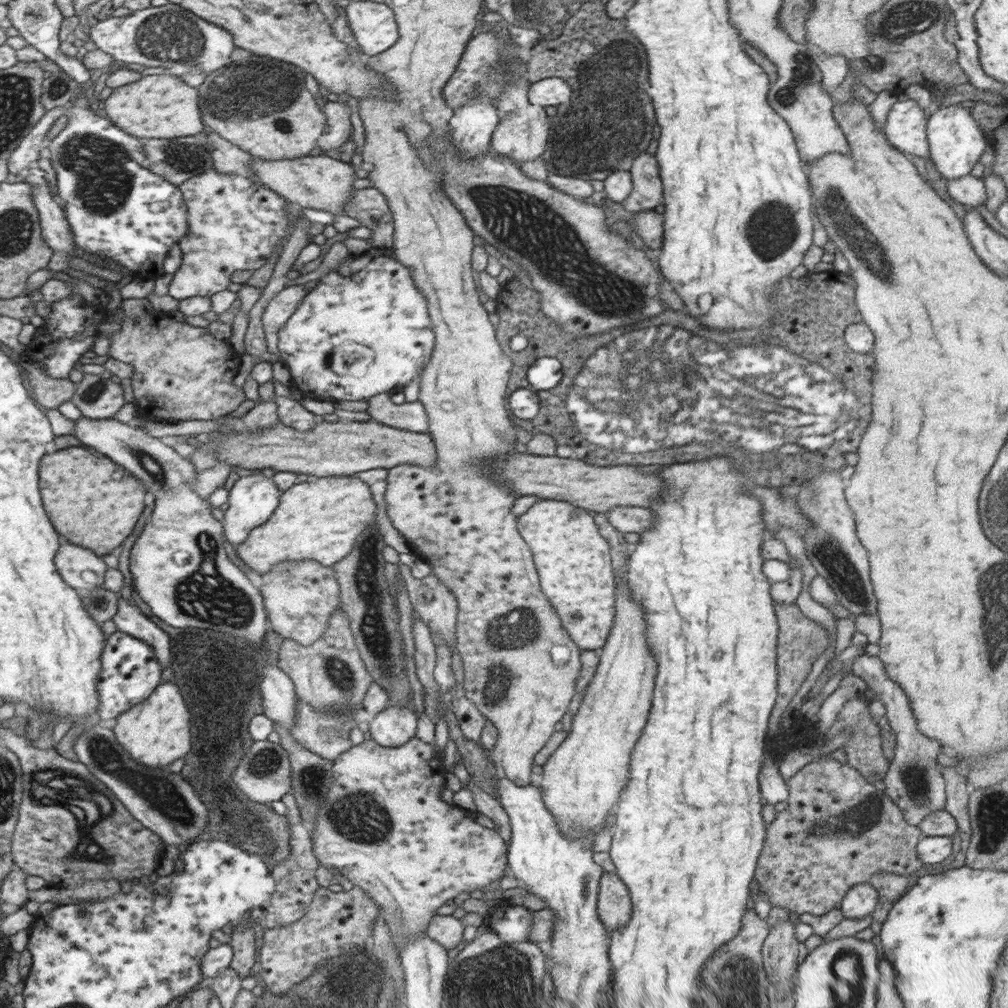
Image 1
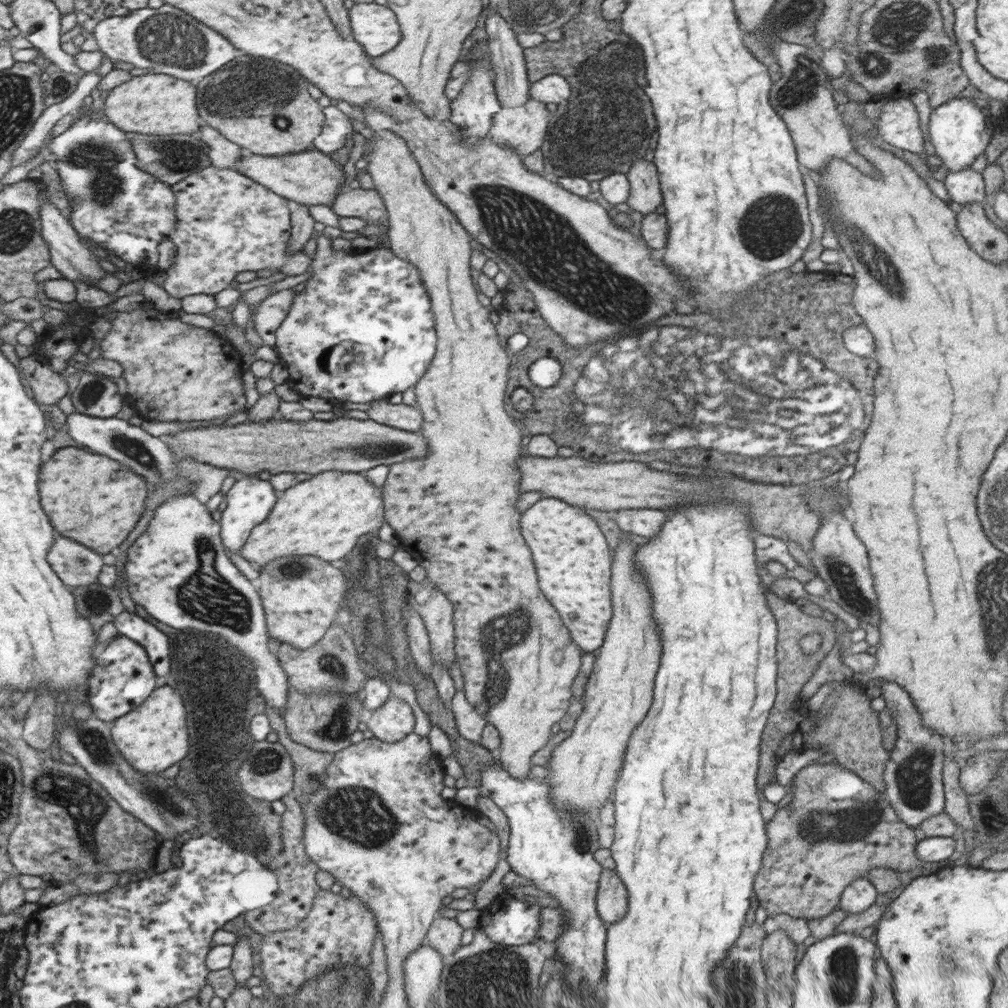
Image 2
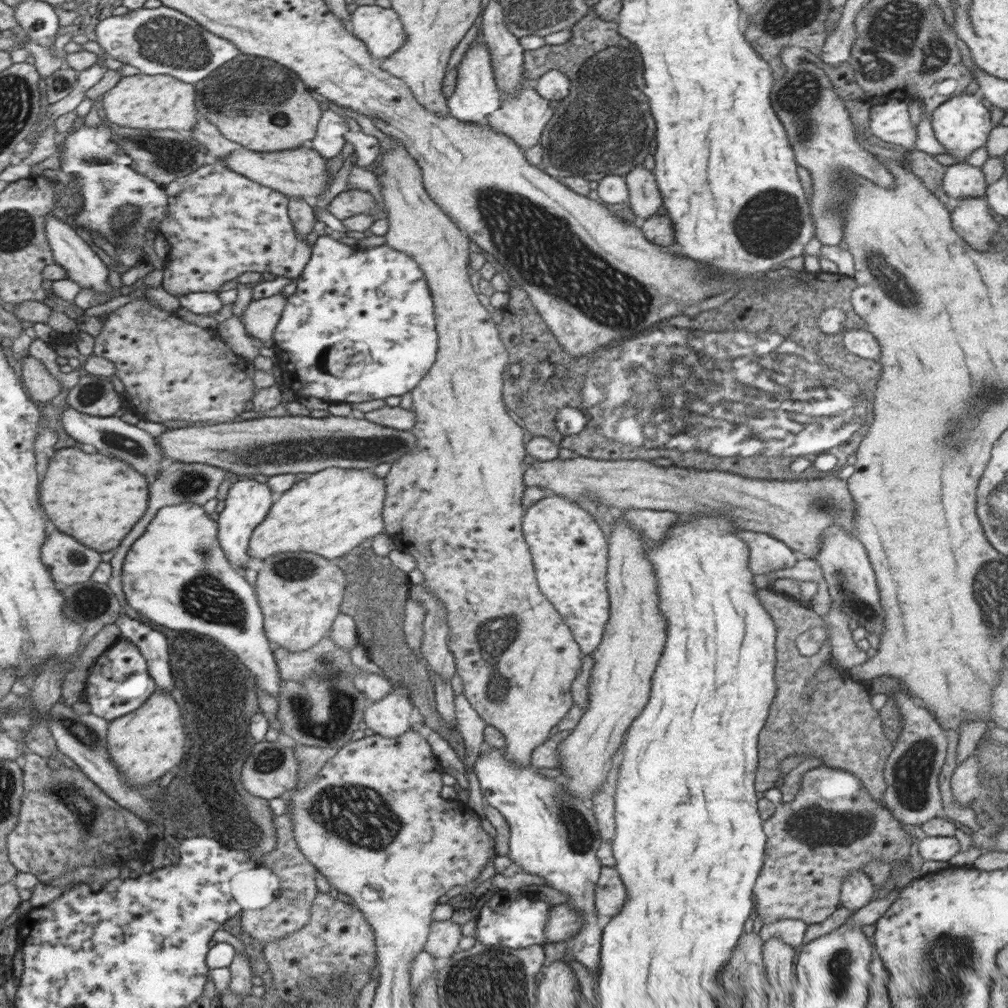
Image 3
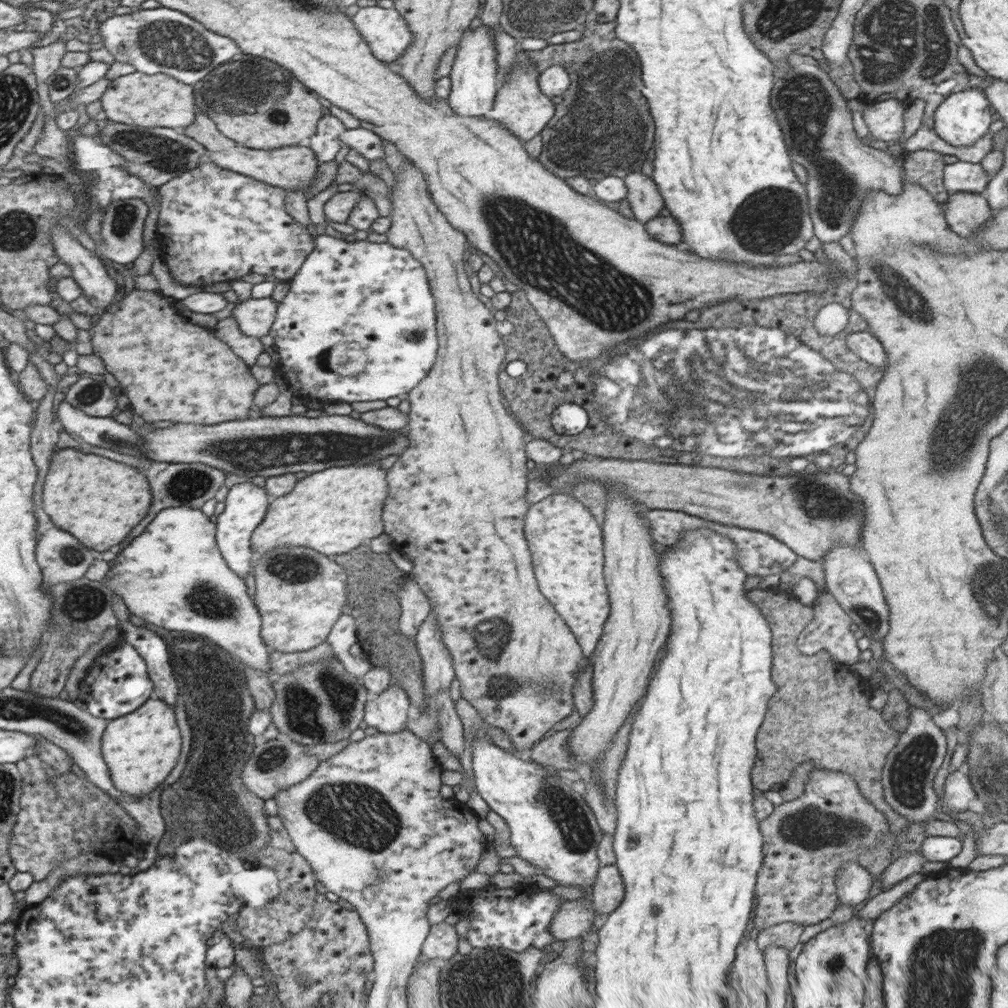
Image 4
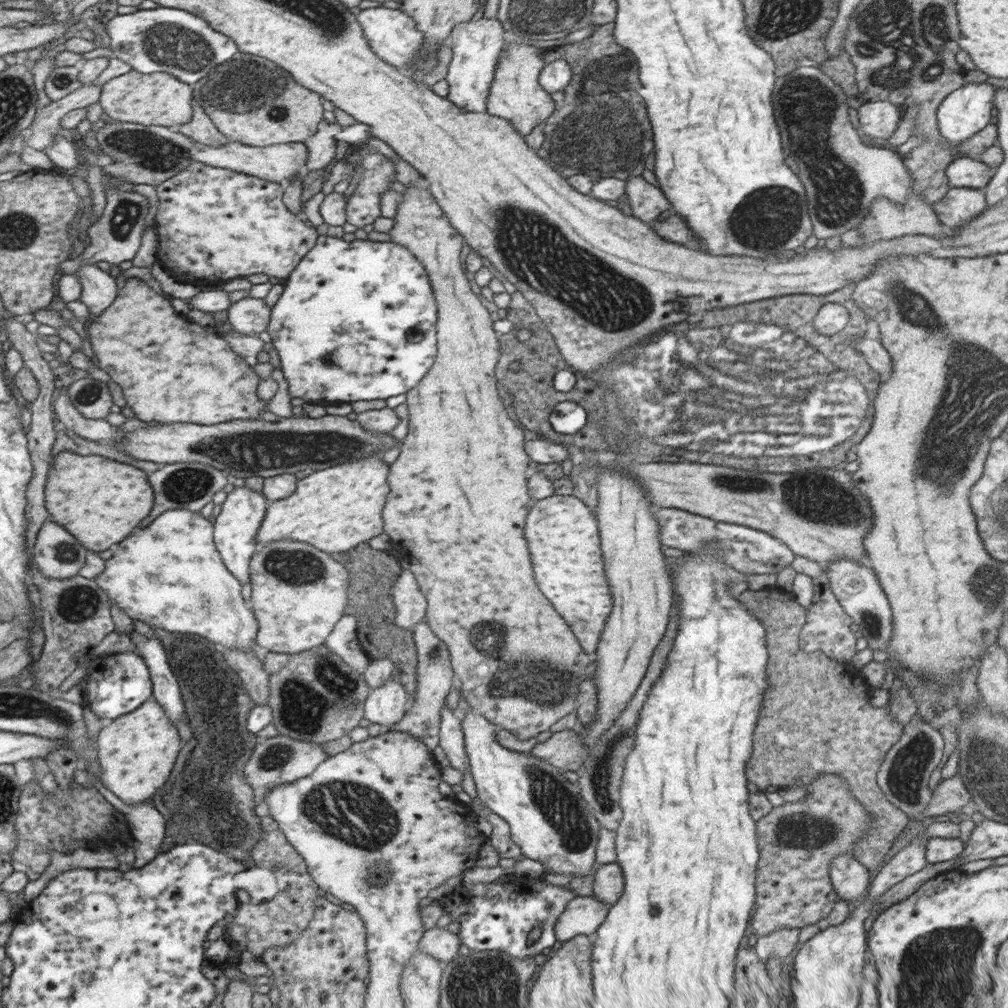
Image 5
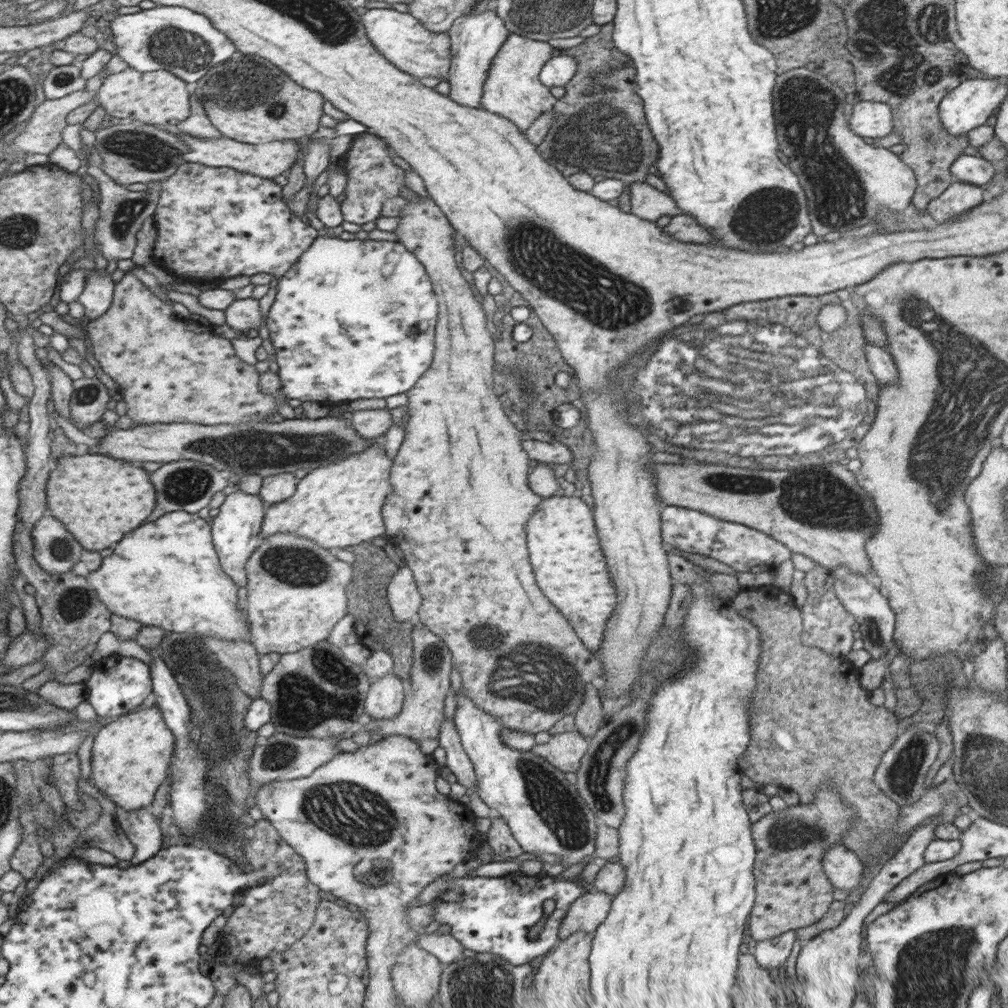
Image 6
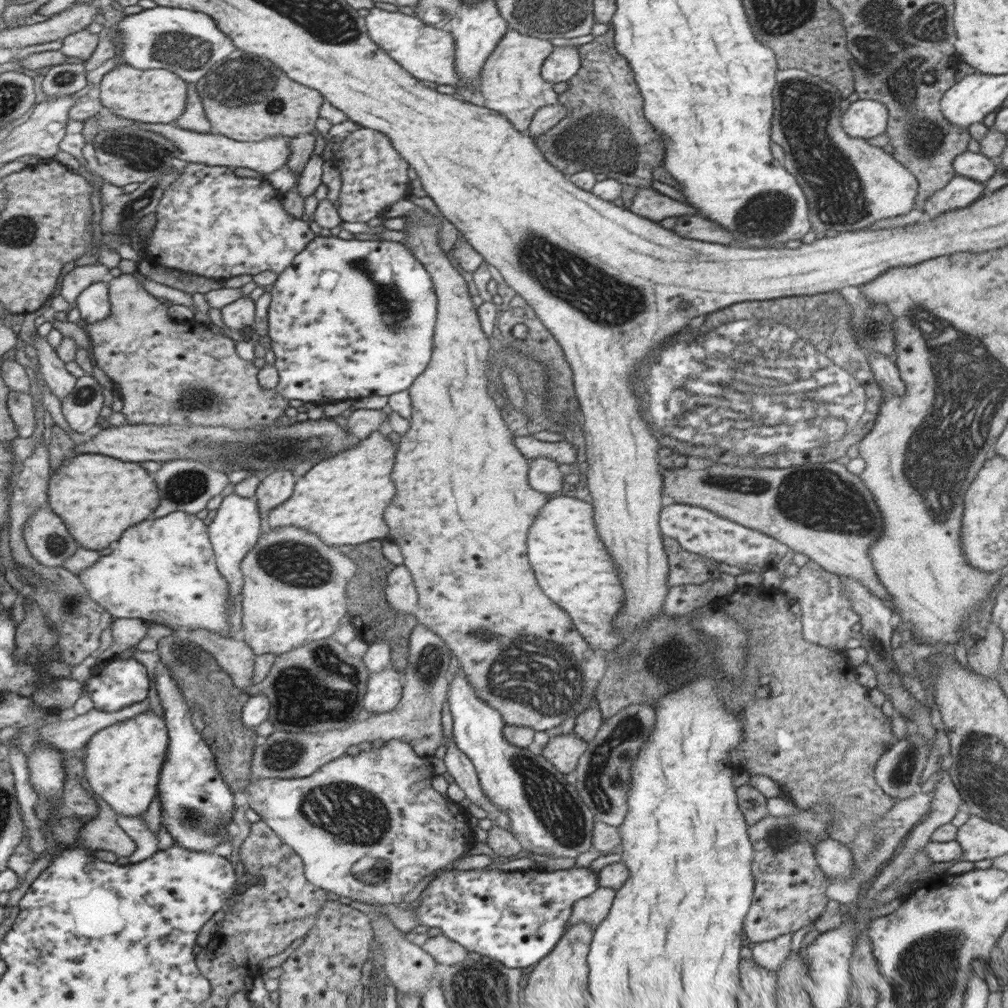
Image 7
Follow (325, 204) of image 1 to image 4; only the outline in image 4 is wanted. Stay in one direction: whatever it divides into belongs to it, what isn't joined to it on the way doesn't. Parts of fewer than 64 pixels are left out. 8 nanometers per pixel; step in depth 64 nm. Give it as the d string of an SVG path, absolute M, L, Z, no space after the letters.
M237 144L228 150L207 151L205 159L224 169L255 178L272 186L279 186L286 191L302 190L304 193L313 184L319 169L319 160L316 158L315 152L307 145L282 146L276 147L274 150L260 150Z

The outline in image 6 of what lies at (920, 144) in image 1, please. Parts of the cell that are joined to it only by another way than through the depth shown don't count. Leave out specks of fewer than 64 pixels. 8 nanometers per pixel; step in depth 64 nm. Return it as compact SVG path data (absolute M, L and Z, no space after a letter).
M861 100L853 106L848 128L864 138L878 141L892 133L893 110L889 103Z

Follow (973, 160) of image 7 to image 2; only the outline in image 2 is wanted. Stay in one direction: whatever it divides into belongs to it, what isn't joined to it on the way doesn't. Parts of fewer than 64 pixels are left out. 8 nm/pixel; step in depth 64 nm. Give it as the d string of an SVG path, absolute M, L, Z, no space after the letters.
M971 167L958 172L946 172L943 180L952 201L960 204L987 200L985 182L980 172Z

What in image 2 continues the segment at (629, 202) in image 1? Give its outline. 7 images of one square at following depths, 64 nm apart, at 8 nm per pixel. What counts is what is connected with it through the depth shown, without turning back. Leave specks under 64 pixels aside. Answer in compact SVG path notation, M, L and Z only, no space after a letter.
M640 159L627 172L630 194L627 204L643 215L654 212L663 203L657 166L654 162Z

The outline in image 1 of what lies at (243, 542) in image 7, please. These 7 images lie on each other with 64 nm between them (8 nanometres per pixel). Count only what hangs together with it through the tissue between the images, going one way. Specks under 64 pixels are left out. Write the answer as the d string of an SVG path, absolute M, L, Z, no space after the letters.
M260 472L242 473L229 491L228 509L225 510L224 534L233 546L238 546L247 540L251 530L263 525L278 508L281 491L272 477L268 478Z

